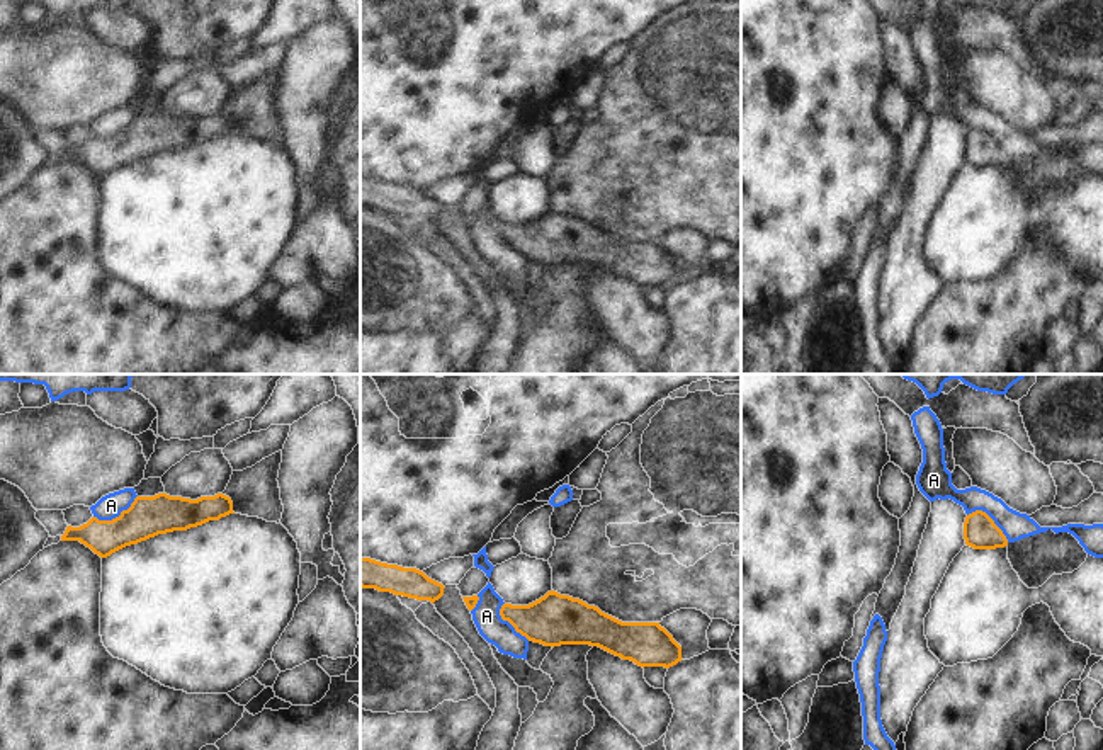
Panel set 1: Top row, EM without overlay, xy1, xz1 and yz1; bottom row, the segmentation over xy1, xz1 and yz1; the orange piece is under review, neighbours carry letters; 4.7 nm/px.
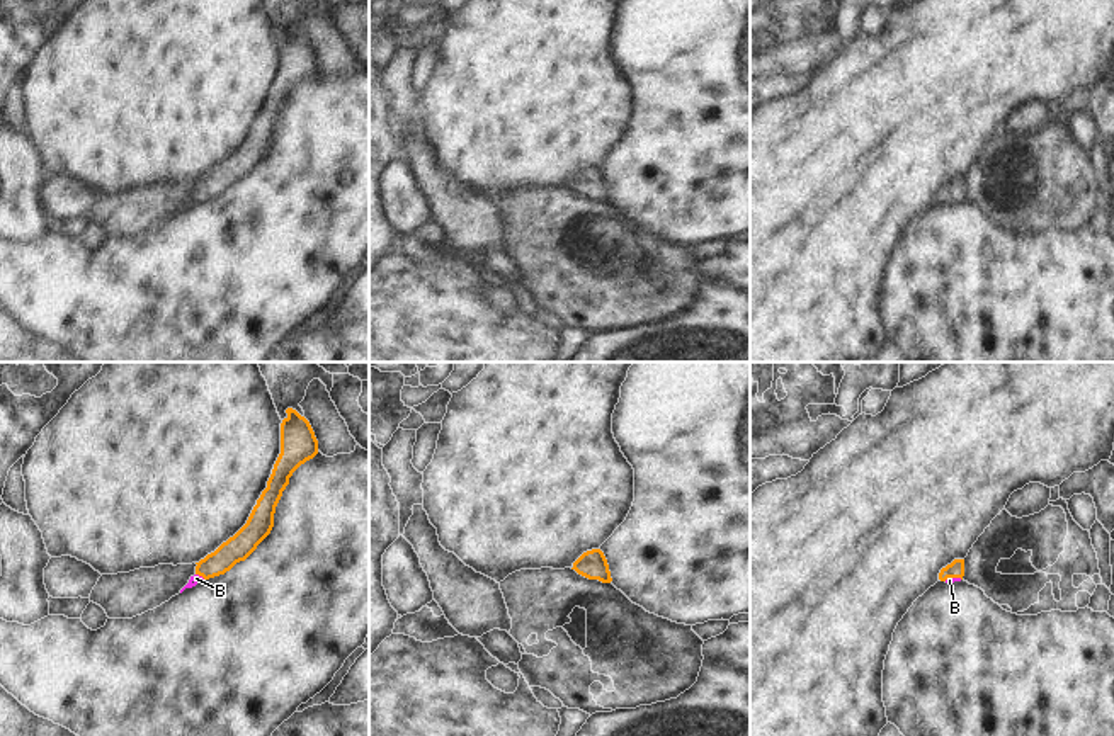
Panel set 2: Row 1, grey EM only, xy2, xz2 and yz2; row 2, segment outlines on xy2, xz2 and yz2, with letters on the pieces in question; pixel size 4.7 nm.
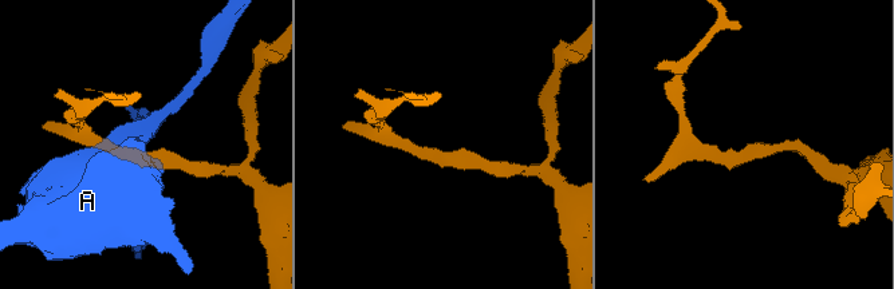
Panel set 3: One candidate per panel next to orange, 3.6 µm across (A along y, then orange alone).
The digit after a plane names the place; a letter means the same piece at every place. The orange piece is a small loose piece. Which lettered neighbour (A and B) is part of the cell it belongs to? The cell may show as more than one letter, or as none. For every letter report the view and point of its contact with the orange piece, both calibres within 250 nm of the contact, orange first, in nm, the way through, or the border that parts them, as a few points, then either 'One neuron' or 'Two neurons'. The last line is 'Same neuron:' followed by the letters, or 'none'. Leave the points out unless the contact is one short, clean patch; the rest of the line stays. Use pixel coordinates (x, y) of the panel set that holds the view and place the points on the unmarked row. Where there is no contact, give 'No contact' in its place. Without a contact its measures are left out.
A: Touches orange at xy1 (116, 136). Thickness 190 nm (orange) against 120 nm. Boundary: xy1 (136, 114), (118, 135), (111, 138), (94, 136). Two neurons
B: Touches orange at yz2 (953, 196). Thickness 80 nm (orange) against 30 nm. Path across: yz2 (956, 187), (953, 196), (949, 199). One neuron
Same neuron: B.

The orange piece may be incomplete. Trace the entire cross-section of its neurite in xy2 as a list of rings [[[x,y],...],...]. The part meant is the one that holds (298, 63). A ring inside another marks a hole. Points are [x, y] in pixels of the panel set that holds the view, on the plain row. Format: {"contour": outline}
{"contour": [[[287,27],[286,32],[287,36],[281,42],[281,73],[247,143],[214,172],[196,182],[196,194],[180,212],[204,199],[225,194],[257,168],[274,146],[276,126],[289,97],[301,83],[318,73],[318,59],[310,41],[293,27]]]}

